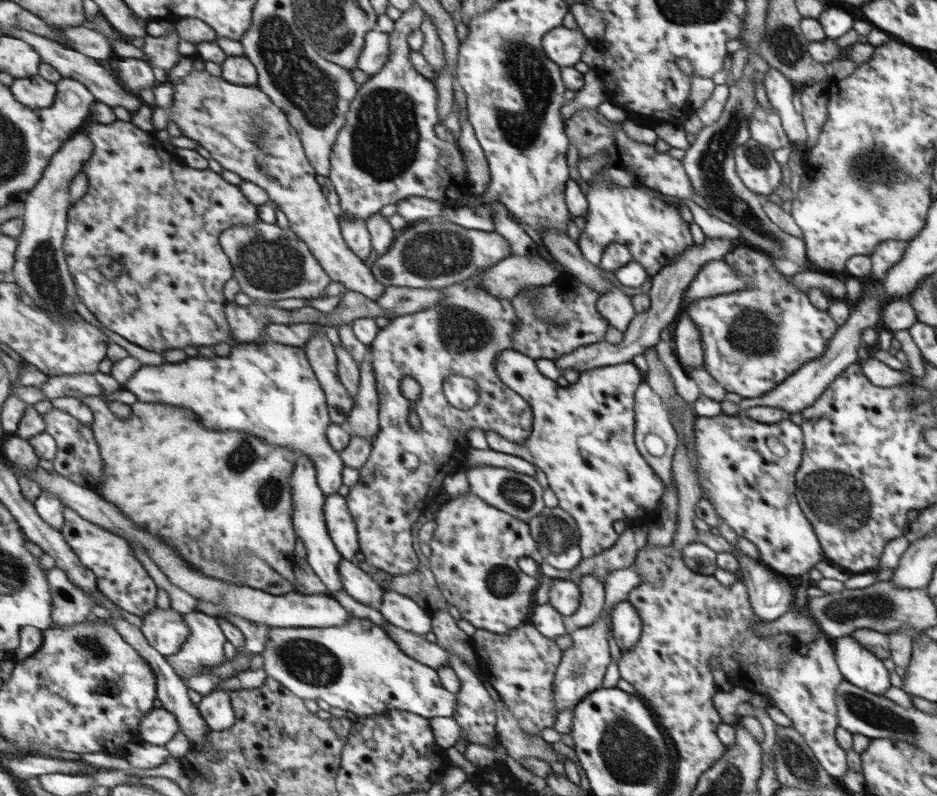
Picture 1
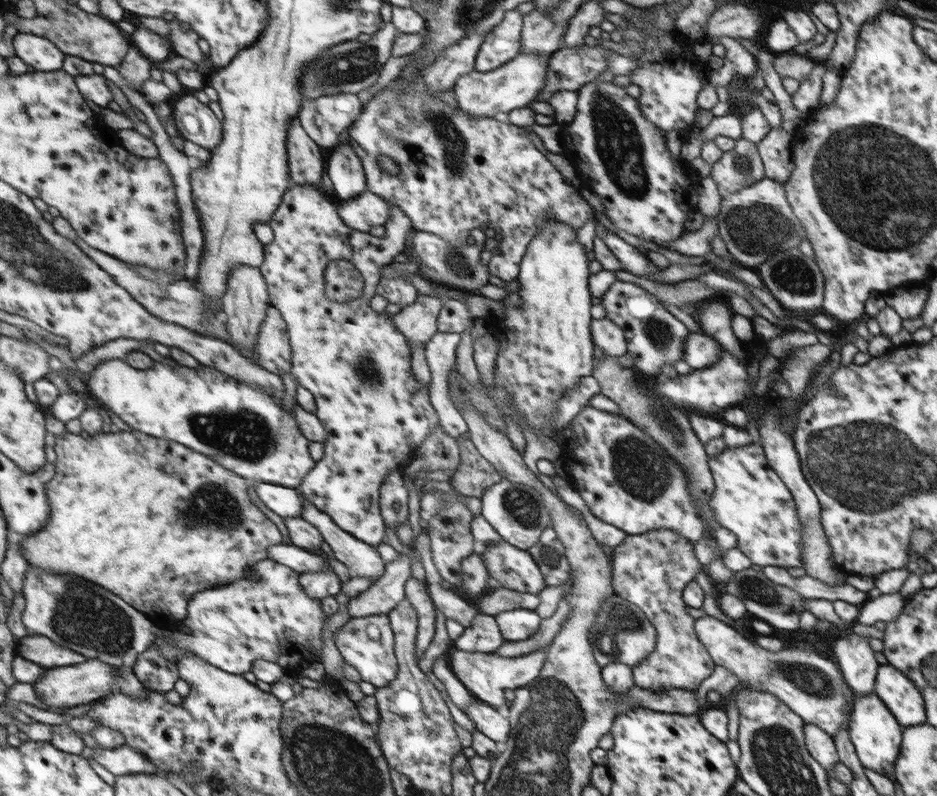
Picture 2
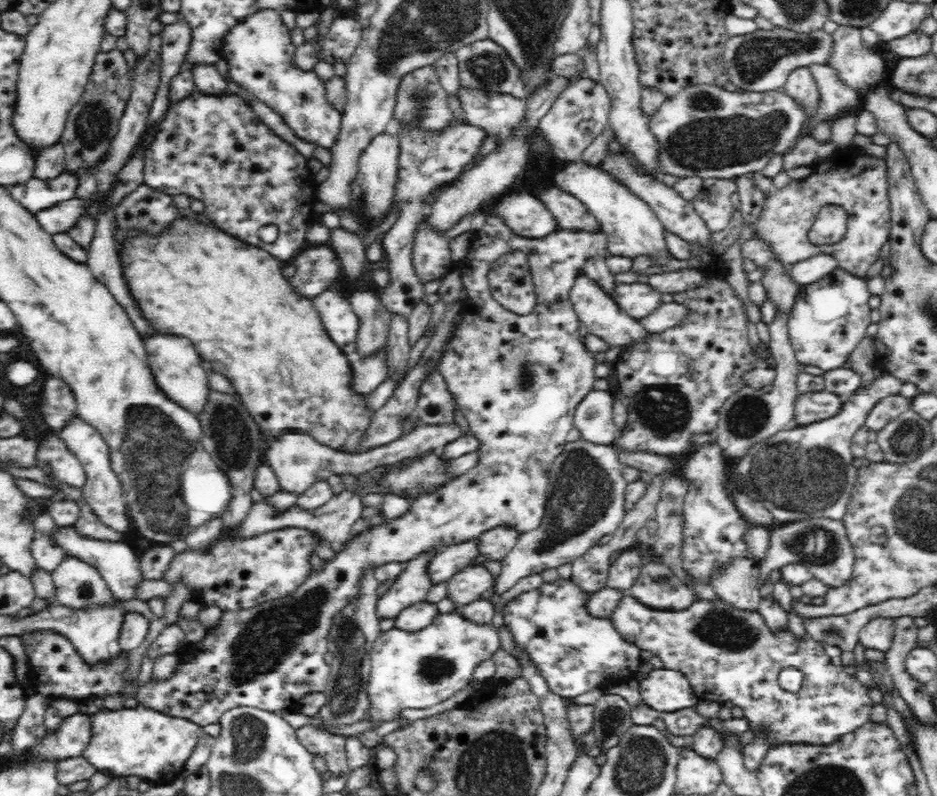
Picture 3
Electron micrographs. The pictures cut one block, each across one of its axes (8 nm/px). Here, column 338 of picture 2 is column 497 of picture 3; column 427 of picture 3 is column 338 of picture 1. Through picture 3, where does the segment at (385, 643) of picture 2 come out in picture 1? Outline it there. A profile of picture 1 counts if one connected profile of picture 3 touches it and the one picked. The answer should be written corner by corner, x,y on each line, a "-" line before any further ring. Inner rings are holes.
354,618
347,626
333,628
272,627
268,647
263,652
269,677
276,678
304,700
325,700
332,707
355,713
358,717
378,716
388,710
408,710
424,718
452,717
456,696
442,686
437,670
410,658
382,628
370,620

